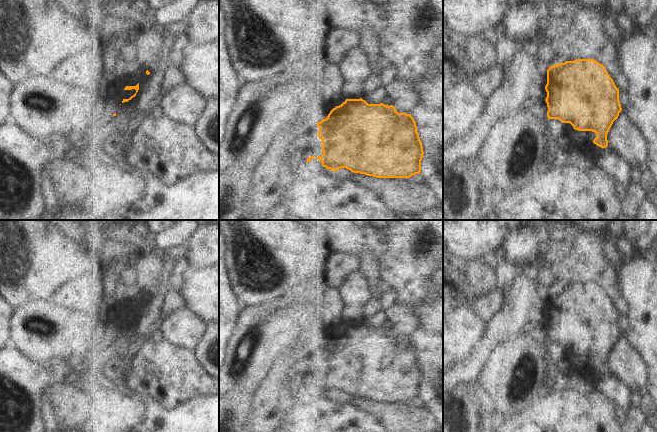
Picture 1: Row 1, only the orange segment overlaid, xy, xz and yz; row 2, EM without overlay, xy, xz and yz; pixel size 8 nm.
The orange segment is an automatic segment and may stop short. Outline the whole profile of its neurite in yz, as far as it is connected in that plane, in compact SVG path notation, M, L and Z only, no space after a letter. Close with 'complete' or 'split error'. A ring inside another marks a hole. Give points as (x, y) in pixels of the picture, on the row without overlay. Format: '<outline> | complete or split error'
M576 283L550 290L547 294L545 314L547 316L545 325L548 331L548 343L558 343L562 347L570 347L578 355L595 356L597 360L593 367L601 372L608 370L607 358L622 332L619 325L619 313L602 288L594 283Z | complete

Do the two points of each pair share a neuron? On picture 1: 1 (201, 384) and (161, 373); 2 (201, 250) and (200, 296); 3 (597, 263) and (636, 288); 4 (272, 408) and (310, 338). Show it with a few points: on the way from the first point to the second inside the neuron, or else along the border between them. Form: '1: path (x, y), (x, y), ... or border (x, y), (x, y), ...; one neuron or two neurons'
1: path (191, 381), (171, 374); one neuron
2: border (192, 238), (191, 250), (208, 262); two neurons
3: border (618, 263), (618, 287), (623, 299); two neurons
4: path (279, 391), (303, 355); one neuron

